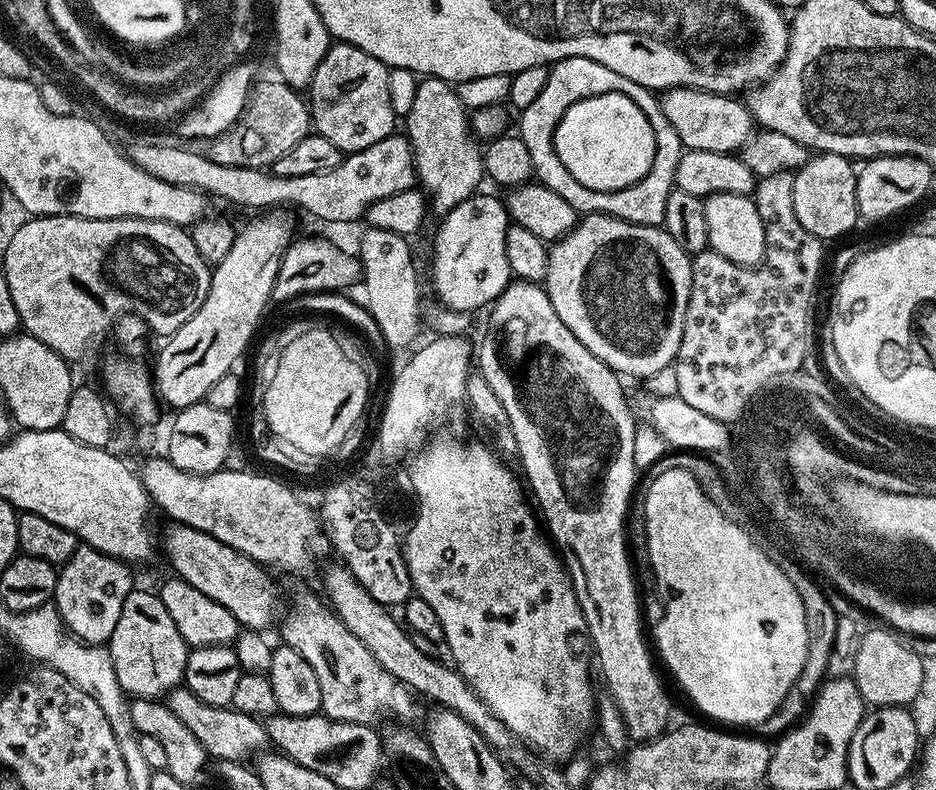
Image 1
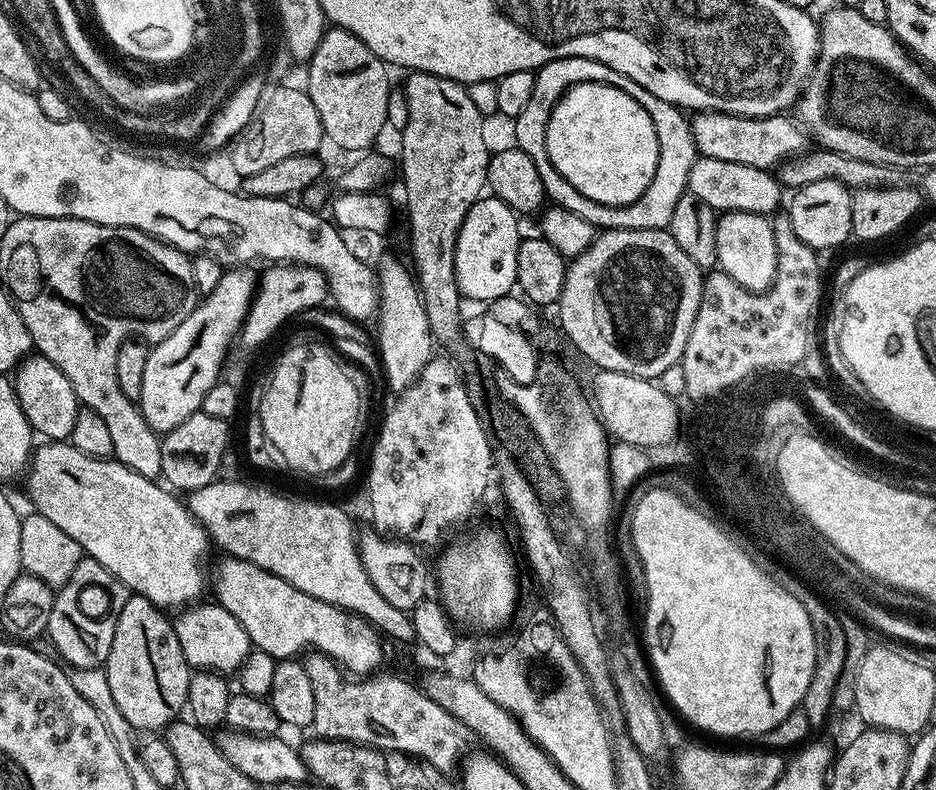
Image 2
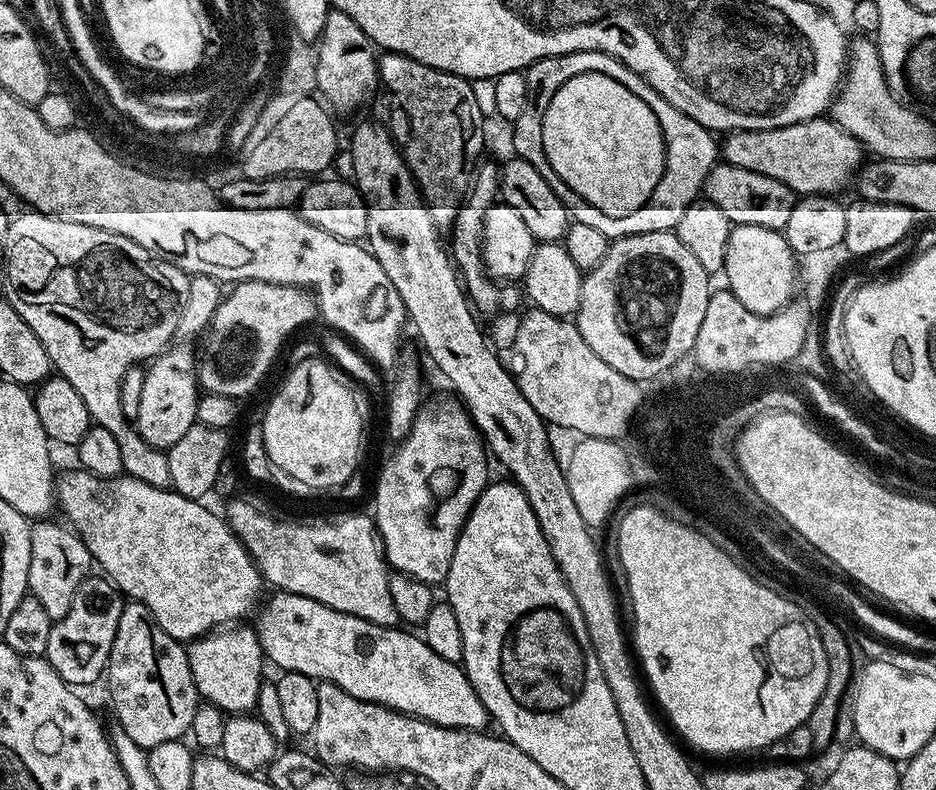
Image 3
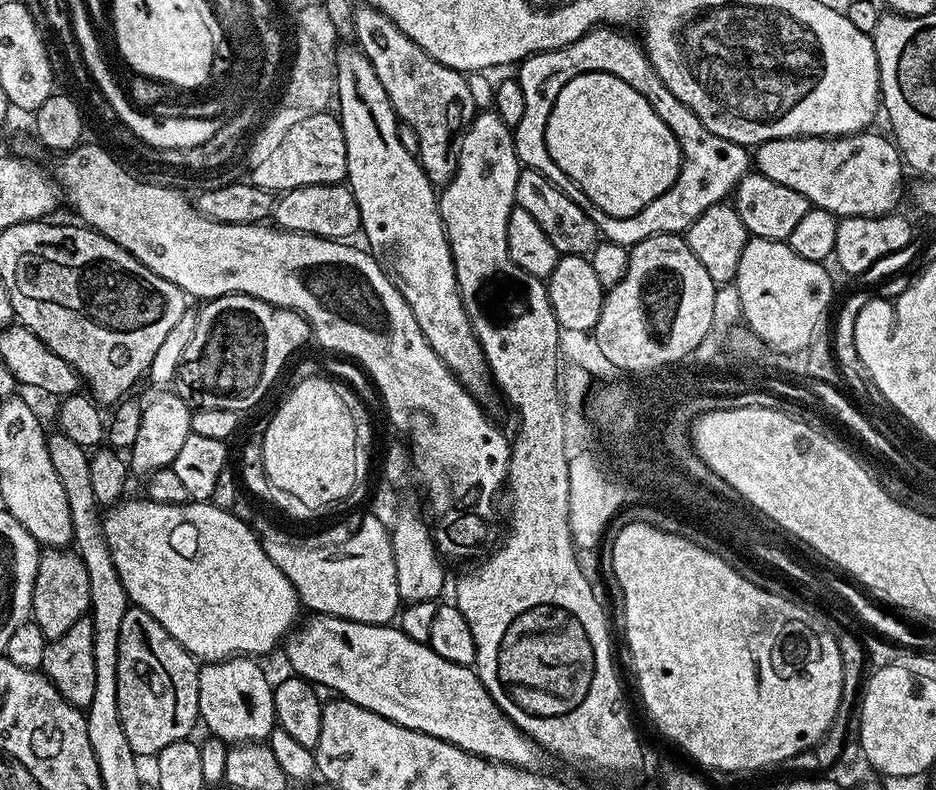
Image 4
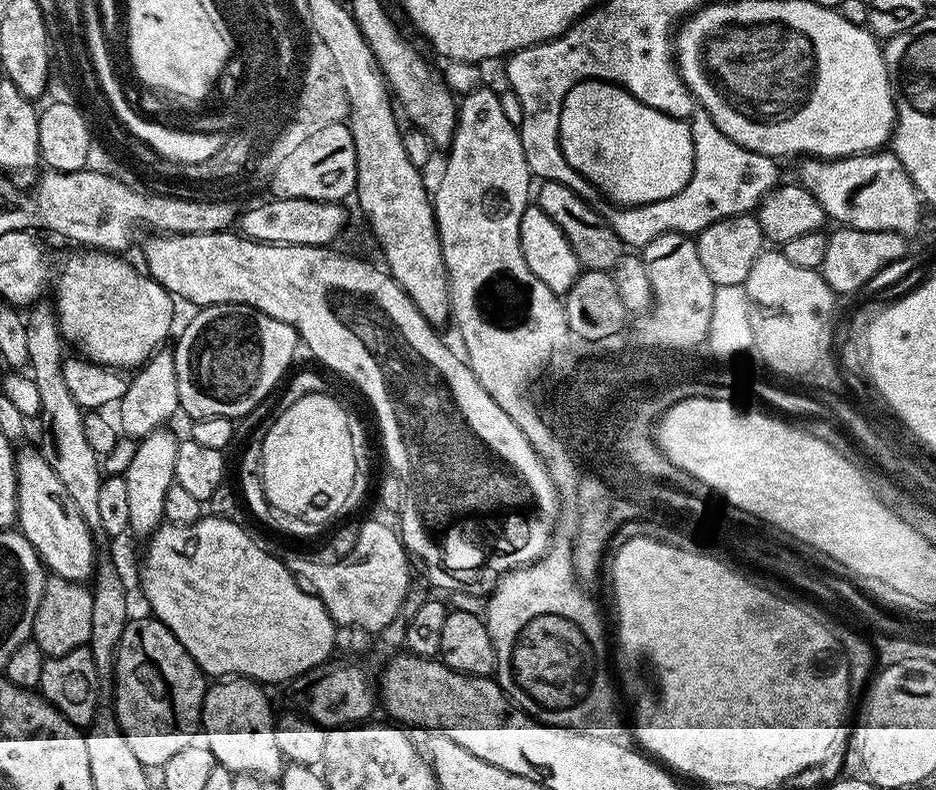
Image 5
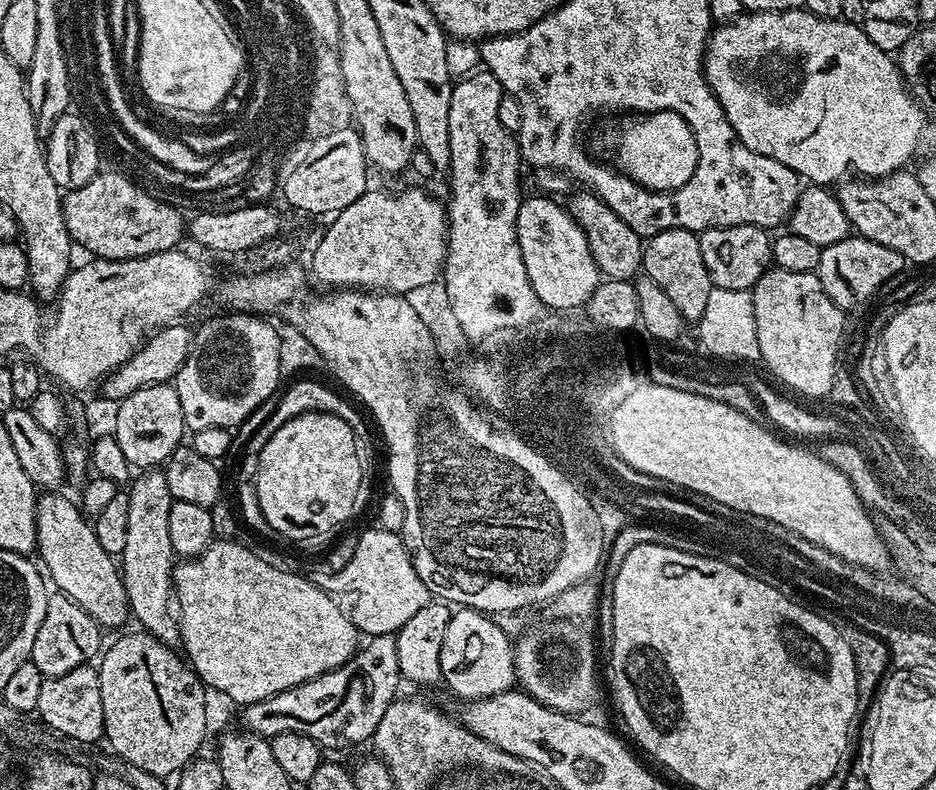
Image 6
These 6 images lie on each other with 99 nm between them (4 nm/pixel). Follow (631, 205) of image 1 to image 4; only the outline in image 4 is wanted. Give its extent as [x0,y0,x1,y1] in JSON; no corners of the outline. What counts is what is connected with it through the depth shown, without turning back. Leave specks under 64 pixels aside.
[512,26,750,246]

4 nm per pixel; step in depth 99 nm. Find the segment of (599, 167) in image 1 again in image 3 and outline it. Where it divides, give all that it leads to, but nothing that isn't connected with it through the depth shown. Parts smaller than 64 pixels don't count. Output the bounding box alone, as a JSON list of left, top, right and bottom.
[542,72,668,217]

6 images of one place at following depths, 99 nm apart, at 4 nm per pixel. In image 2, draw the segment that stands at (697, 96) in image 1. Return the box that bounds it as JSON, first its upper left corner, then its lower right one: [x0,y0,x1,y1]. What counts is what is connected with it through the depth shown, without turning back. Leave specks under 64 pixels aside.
[690,112,810,170]

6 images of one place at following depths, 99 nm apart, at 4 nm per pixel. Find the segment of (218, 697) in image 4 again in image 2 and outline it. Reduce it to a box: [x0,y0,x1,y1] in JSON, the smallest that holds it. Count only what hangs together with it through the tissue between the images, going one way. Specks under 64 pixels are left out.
[174,602,253,673]

